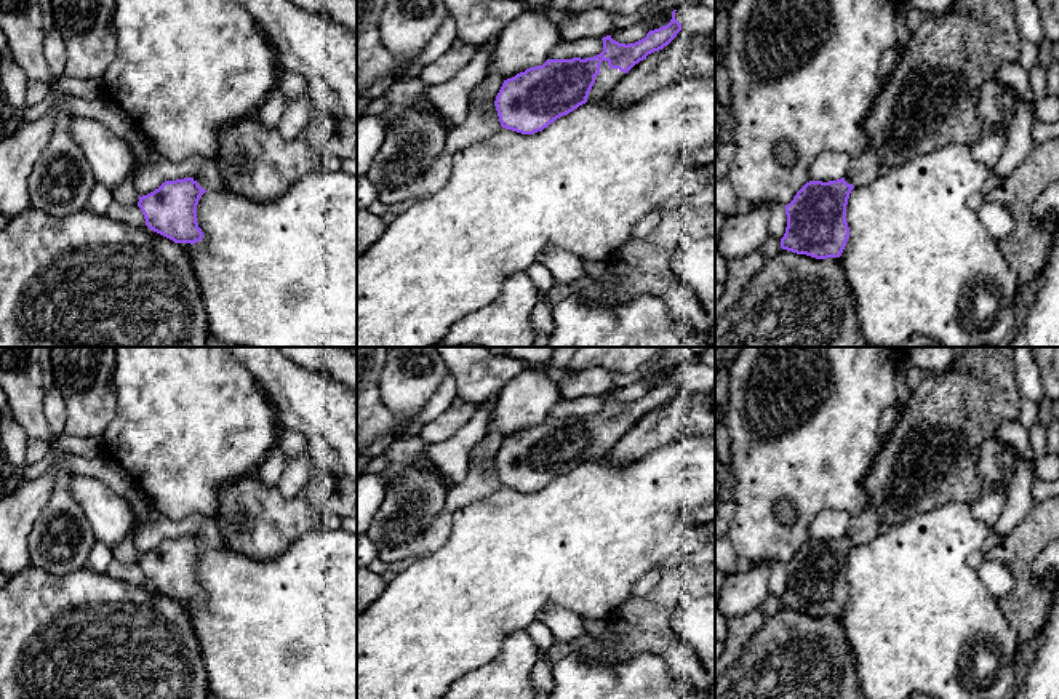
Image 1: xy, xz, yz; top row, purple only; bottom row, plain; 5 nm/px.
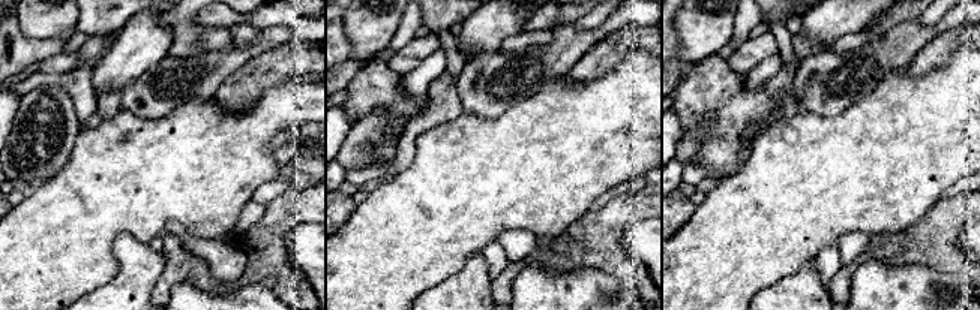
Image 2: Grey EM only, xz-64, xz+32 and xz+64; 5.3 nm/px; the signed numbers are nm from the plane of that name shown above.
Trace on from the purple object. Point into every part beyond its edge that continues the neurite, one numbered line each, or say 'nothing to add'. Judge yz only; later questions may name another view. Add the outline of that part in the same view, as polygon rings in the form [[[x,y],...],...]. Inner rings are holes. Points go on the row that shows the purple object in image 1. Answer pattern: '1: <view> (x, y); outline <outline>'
1: yz (866, 167); outline [[[869,146],[856,158],[851,158],[845,181],[854,187],[862,187],[883,174],[886,168],[881,165],[880,157]]]

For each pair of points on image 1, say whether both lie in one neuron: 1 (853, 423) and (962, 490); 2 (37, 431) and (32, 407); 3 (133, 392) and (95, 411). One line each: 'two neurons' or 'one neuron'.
1: two neurons
2: one neuron
3: two neurons

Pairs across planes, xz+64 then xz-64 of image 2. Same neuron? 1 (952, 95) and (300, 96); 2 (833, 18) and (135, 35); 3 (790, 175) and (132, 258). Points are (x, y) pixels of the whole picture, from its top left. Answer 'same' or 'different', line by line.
1: same
2: same
3: different

